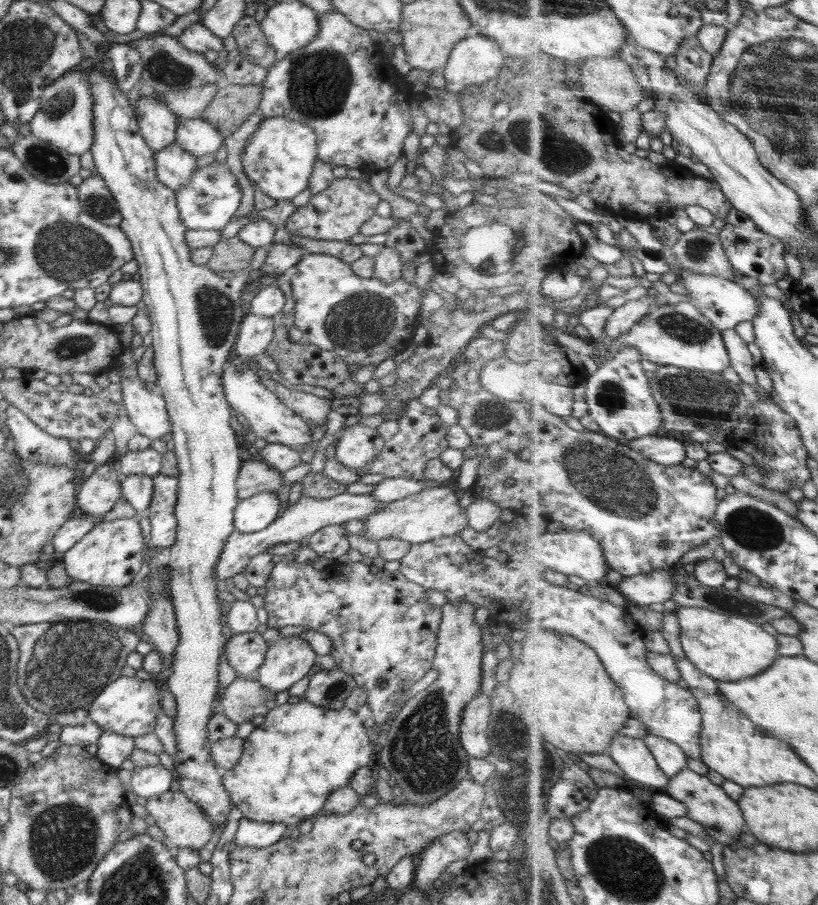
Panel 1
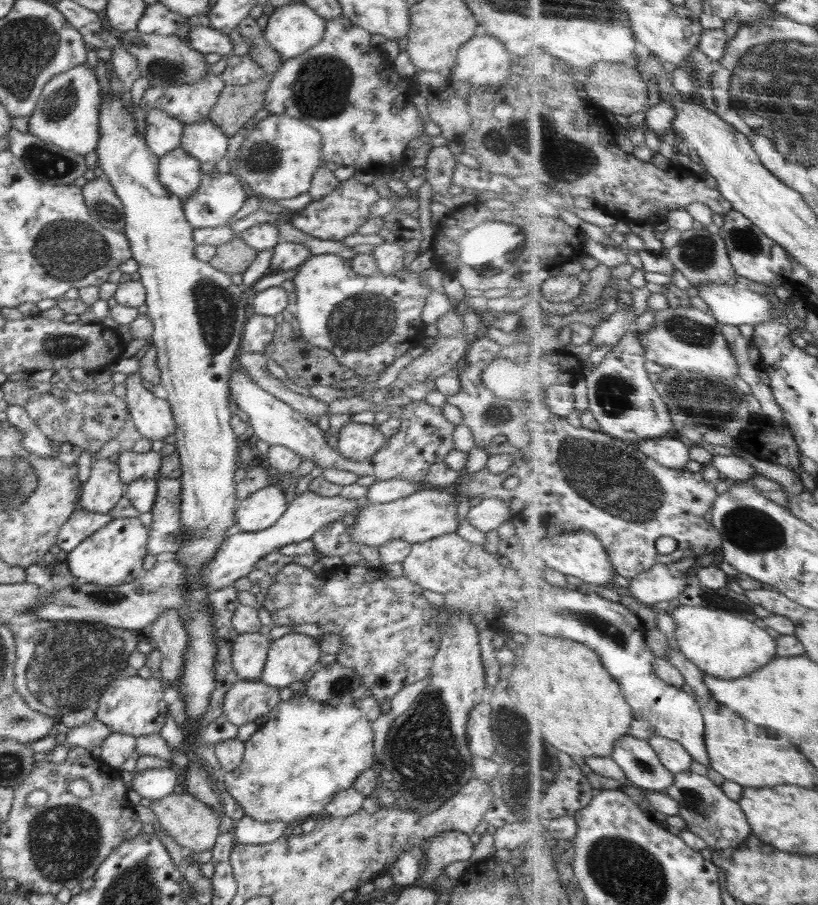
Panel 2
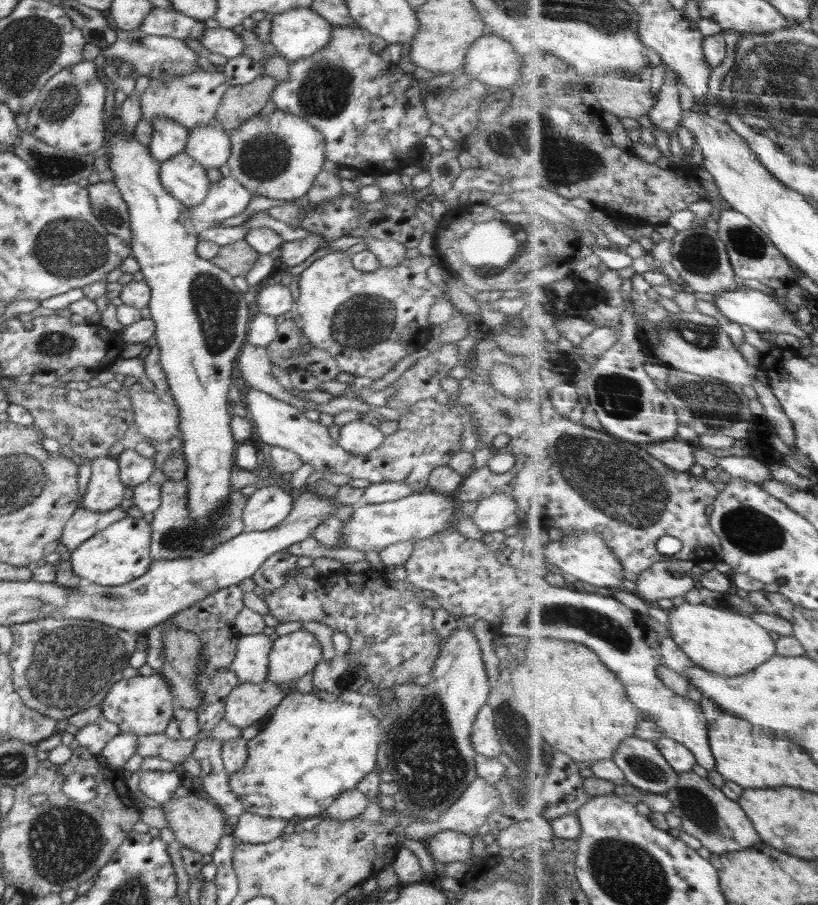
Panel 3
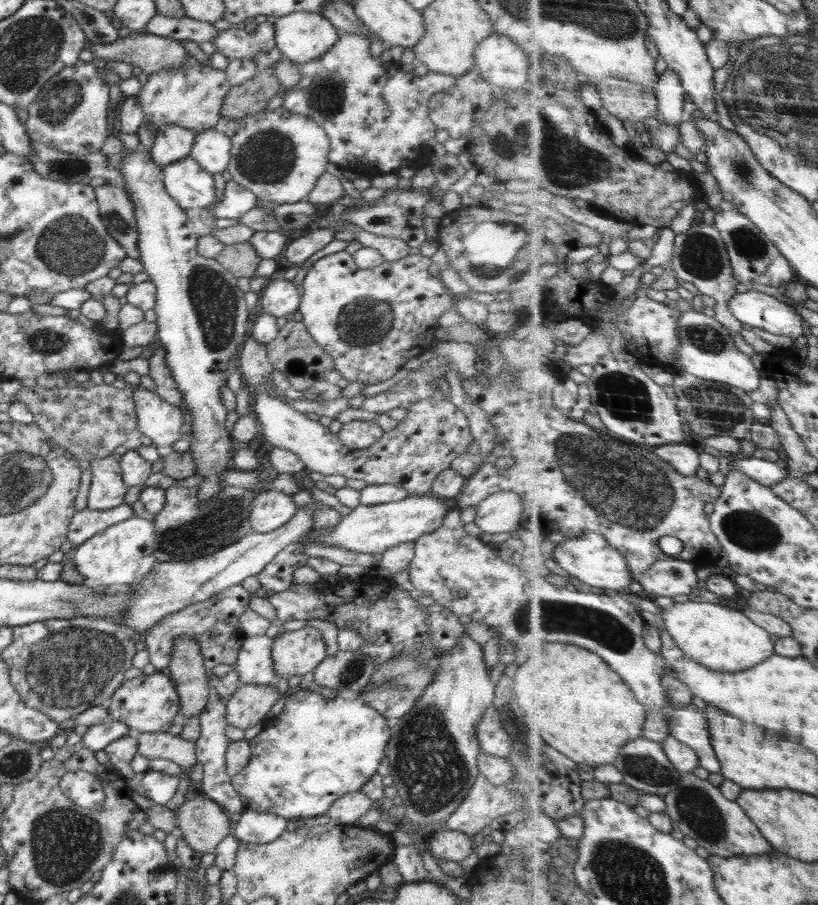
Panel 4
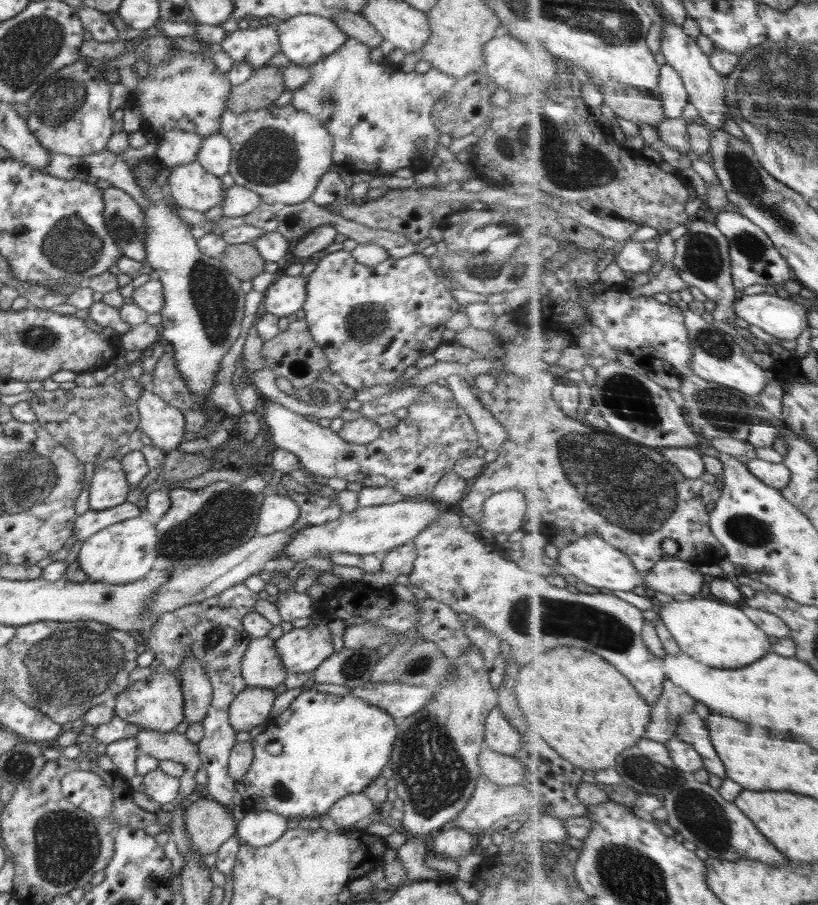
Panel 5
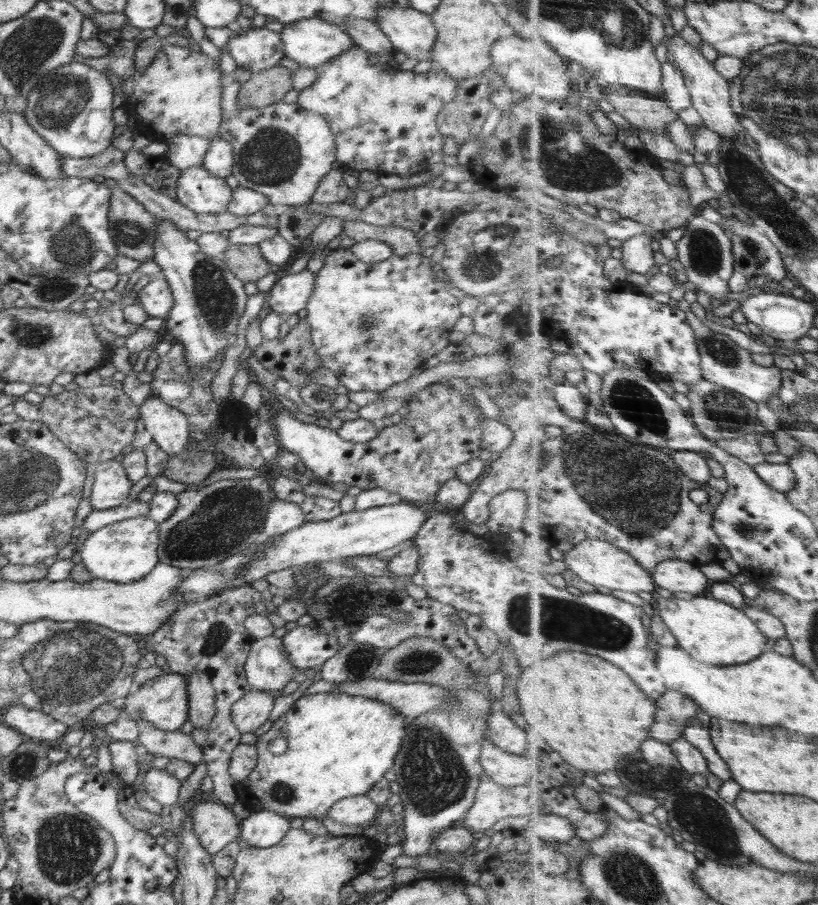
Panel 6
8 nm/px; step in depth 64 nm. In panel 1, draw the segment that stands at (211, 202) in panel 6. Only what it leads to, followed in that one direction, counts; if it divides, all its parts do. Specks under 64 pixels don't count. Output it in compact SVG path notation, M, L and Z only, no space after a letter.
M175 143L162 148L162 152L155 152L154 159L157 178L174 192L188 186L197 169L197 158Z

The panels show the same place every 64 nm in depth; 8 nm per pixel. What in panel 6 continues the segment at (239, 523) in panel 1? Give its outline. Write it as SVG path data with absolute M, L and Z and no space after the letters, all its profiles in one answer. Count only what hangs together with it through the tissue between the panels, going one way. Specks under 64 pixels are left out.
M278 498L272 499L265 521L263 532L269 537L288 532L303 524L304 515L297 504Z

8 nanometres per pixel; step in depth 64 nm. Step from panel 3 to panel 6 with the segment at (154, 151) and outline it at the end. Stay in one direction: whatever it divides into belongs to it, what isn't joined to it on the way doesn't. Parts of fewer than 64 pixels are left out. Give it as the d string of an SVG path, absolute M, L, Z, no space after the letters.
M172 135L172 138L166 141L168 152L165 154L170 164L180 170L194 168L194 166L202 168L210 141L206 138L200 138L198 135Z

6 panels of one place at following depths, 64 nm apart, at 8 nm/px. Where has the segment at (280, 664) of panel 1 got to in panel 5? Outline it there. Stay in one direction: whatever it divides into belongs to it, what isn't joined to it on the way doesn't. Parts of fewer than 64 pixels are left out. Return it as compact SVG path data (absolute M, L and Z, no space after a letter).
M327 624L294 628L275 642L286 673L310 675L312 670L316 670L328 656L335 653L332 632Z

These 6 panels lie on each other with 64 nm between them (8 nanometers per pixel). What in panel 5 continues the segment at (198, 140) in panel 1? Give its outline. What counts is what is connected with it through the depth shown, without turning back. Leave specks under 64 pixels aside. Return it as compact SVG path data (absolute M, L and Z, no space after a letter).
M219 133L212 134L203 140L198 150L197 162L206 172L216 177L223 177L228 173L232 162L230 142Z

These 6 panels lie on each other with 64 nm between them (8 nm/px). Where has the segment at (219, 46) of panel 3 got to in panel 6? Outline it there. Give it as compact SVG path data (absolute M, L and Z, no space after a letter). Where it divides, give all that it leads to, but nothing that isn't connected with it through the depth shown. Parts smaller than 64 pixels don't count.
M265 26L233 34L226 47L237 66L251 73L272 68L279 64L281 58L287 57L281 35Z

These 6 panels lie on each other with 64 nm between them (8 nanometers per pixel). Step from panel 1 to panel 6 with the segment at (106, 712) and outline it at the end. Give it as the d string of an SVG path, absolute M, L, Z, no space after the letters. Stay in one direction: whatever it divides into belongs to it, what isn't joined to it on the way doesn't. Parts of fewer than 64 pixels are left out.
M168 670L162 676L146 680L140 689L134 694L125 698L122 705L127 718L134 721L147 720L160 730L178 731L188 720L188 683L186 678L178 673L171 673Z

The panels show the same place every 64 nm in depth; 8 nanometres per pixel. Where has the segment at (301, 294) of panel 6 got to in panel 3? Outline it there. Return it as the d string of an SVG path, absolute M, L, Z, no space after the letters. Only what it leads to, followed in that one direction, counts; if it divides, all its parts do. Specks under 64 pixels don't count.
M282 284L260 287L256 292L256 306L258 312L283 319L283 315L290 313L290 308L295 306L294 298L290 290Z

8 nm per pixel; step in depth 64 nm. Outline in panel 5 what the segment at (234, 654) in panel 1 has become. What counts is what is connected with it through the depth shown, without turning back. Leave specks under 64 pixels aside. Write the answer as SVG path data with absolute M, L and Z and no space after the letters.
M269 637L253 638L241 664L242 677L248 687L272 690L284 684L288 675L276 651L276 642Z

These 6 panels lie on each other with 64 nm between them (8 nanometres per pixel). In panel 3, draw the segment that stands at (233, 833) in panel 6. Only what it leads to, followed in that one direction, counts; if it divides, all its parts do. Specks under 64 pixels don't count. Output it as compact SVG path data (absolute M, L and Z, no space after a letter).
M193 794L191 797L175 796L161 806L176 840L186 848L201 852L204 856L210 856L216 850L220 837L230 832L226 815L216 803L203 794Z

